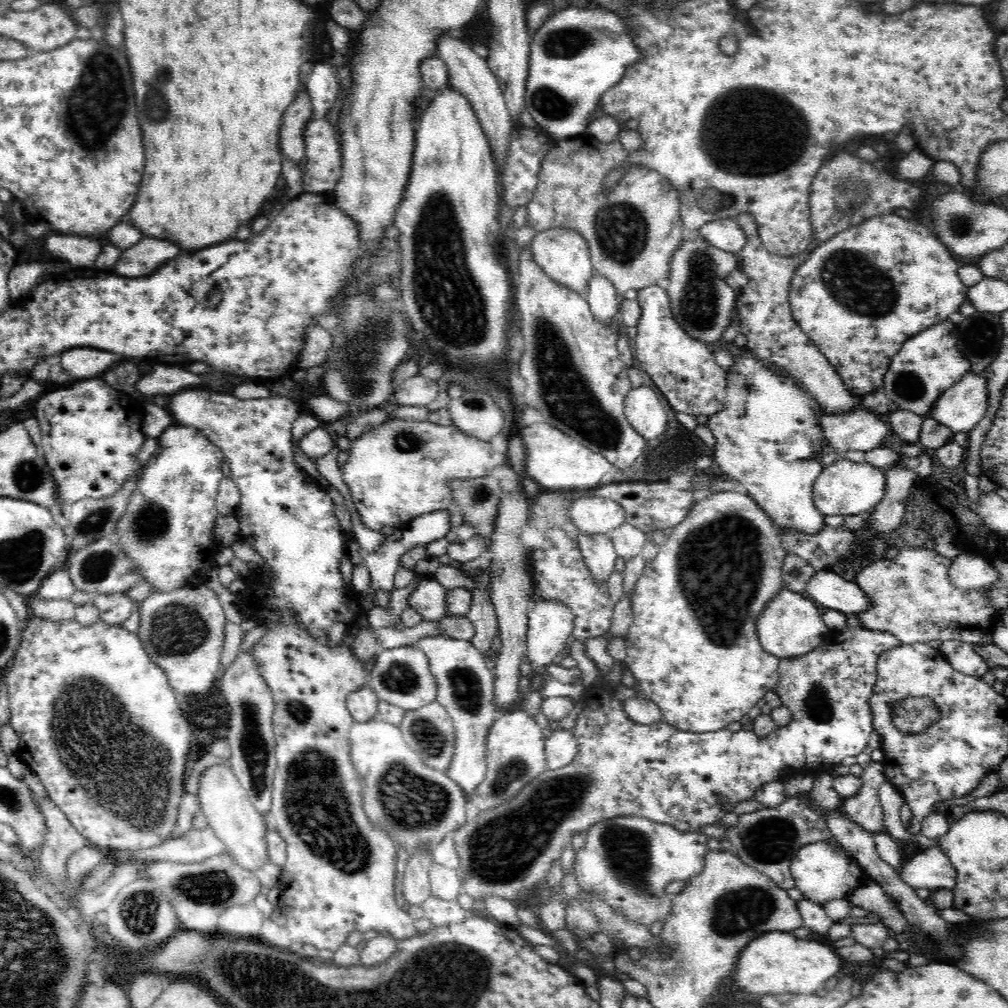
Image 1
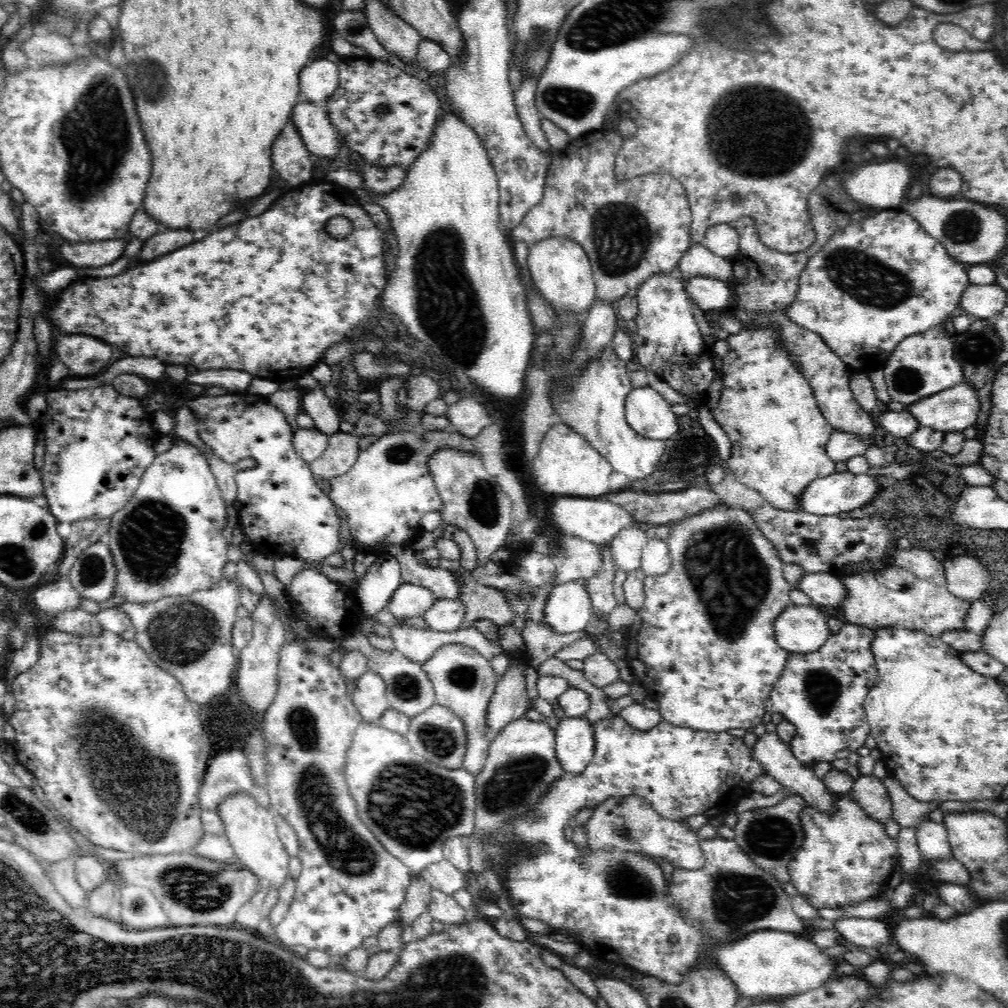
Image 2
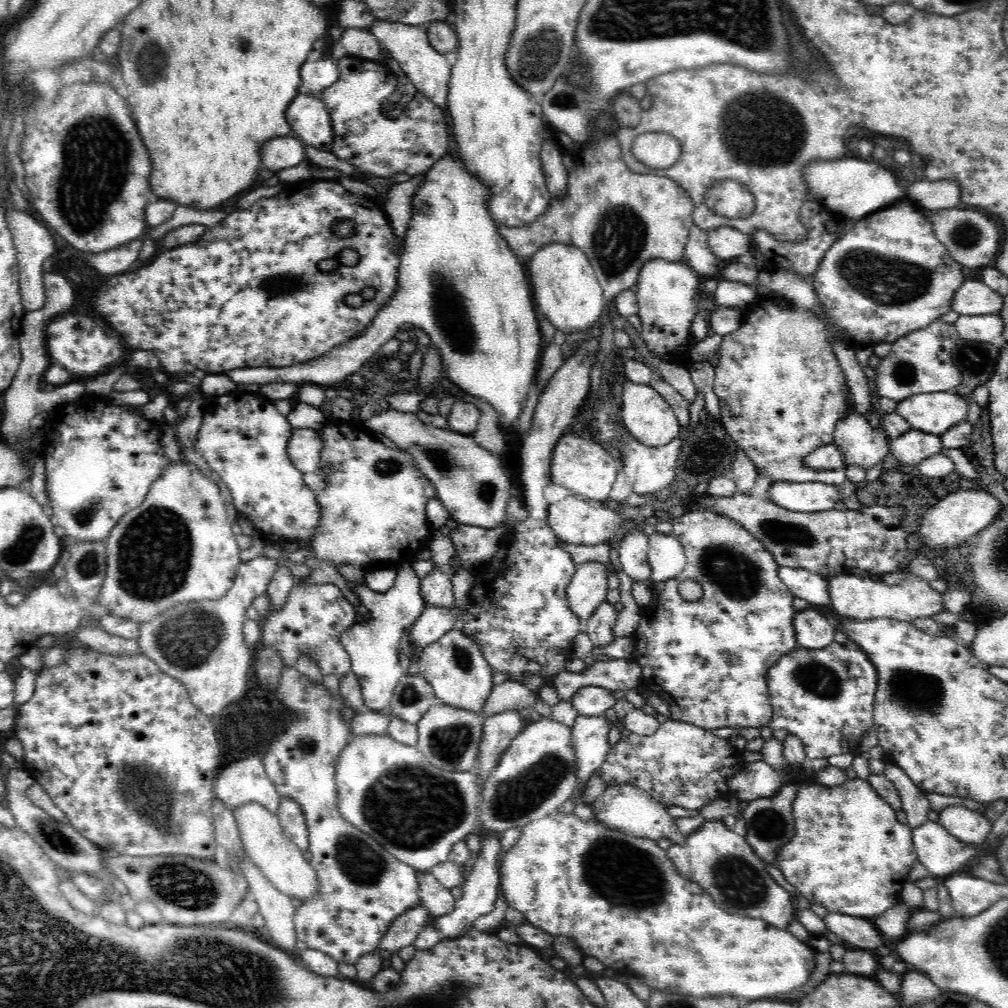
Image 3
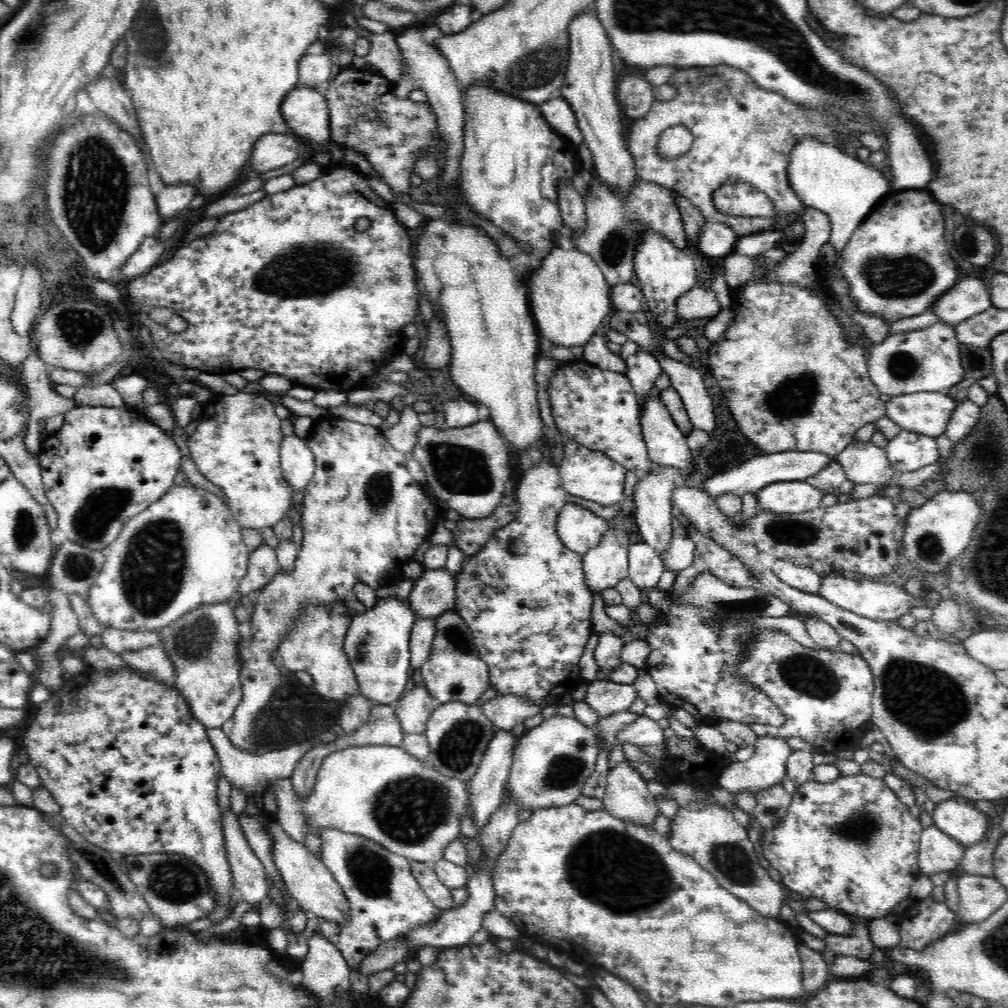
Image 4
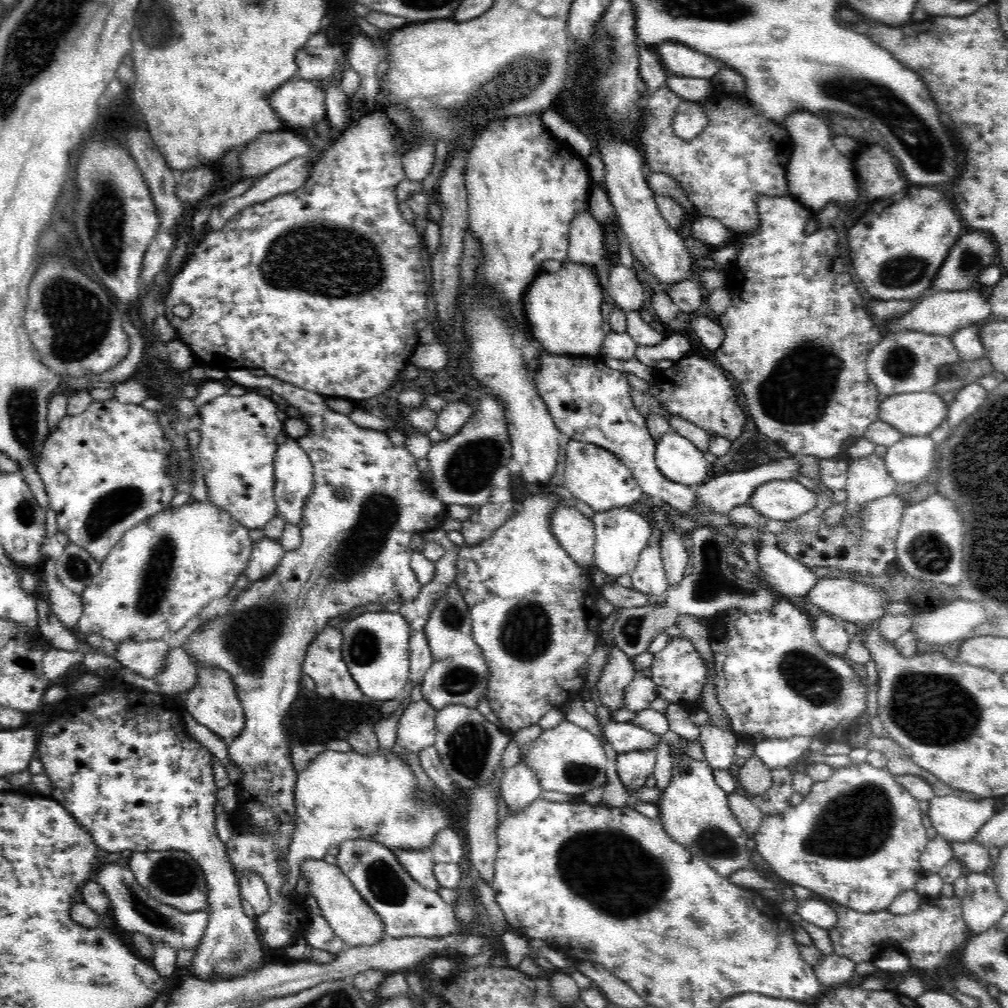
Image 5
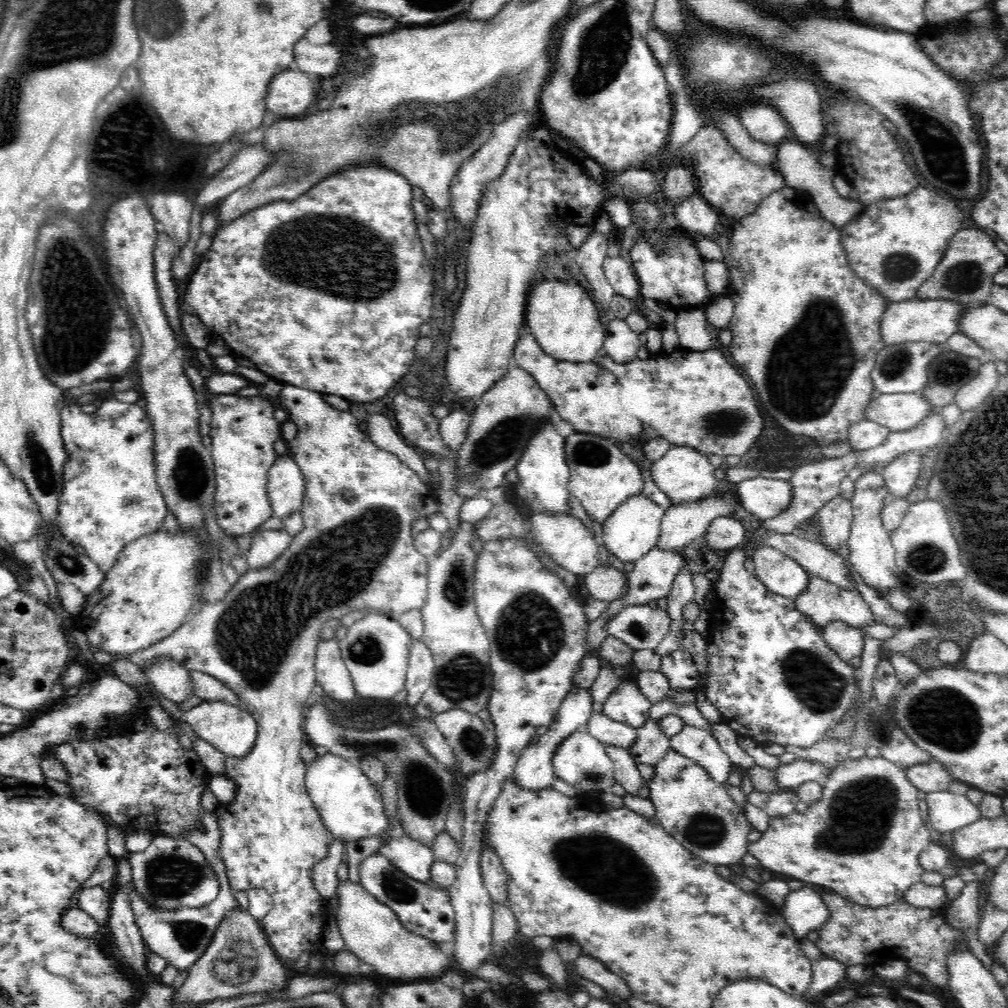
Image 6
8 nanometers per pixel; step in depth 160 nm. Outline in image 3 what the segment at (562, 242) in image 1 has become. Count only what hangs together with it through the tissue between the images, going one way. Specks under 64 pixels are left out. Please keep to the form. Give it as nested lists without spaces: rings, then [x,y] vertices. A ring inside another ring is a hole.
[[[551,243],[525,261],[531,278],[536,311],[550,321],[556,330],[574,334],[599,325],[605,308],[604,289],[598,282],[587,254],[573,245]]]

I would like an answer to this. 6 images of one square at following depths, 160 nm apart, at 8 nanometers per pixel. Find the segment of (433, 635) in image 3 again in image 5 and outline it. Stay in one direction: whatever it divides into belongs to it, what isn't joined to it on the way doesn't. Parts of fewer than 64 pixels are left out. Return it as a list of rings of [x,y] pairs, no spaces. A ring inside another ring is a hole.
[[[425,631],[412,632],[409,638],[410,670],[409,680],[414,685],[422,685],[426,672],[432,667],[432,651]]]

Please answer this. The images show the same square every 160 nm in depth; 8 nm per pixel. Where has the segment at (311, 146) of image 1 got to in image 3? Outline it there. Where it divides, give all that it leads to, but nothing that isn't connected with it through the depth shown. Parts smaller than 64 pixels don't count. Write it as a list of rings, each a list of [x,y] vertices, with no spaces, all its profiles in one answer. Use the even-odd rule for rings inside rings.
[[[298,93],[286,109],[292,133],[304,144],[329,151],[333,145],[331,116],[319,97]]]

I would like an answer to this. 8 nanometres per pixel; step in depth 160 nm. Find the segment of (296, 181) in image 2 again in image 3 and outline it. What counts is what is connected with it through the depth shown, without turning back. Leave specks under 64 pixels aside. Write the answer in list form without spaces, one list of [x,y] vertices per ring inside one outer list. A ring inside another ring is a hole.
[[[294,135],[272,138],[270,146],[262,146],[262,164],[274,172],[296,167],[306,156],[305,145]]]

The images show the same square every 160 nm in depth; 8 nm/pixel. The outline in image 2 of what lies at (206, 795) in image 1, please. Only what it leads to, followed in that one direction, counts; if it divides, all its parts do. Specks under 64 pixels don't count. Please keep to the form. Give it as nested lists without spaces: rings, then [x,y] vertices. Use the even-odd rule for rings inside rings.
[[[244,792],[224,798],[218,806],[218,813],[226,827],[226,837],[236,853],[239,866],[251,870],[258,878],[266,878],[272,888],[280,888],[290,877],[288,862],[290,855],[278,837],[274,814],[260,806],[252,795]]]

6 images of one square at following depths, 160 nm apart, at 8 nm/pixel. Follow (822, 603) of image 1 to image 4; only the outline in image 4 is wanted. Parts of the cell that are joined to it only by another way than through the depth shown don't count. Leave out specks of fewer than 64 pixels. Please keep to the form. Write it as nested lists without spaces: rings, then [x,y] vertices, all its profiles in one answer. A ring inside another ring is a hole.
[[[776,559],[771,569],[782,582],[804,592],[819,594],[823,576],[814,572],[811,568],[798,566],[790,561]]]

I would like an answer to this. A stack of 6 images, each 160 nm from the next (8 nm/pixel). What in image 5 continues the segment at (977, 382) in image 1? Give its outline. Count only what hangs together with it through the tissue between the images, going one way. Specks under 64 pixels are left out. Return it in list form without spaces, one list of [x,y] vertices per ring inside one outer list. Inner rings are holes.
[[[932,391],[921,393],[895,394],[887,397],[879,404],[878,416],[880,420],[897,428],[905,436],[929,435],[947,418],[949,405]]]

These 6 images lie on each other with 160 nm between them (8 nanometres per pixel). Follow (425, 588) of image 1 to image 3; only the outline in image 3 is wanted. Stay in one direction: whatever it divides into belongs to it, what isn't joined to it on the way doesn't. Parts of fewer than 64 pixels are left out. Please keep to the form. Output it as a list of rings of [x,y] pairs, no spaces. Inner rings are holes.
[[[410,561],[396,565],[397,579],[394,586],[386,592],[374,592],[366,584],[349,583],[361,604],[368,608],[370,618],[363,623],[355,622],[340,634],[340,643],[348,651],[351,670],[361,685],[364,705],[375,712],[389,711],[392,696],[403,678],[400,665],[400,640],[408,626],[413,625],[427,607],[421,595],[421,579],[412,569]]]

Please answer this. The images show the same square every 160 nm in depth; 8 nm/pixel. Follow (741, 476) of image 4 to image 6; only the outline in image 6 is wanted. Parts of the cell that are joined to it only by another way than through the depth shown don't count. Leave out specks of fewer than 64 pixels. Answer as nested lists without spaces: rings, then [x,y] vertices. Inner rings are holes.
[[[730,491],[716,496],[708,496],[704,500],[698,502],[686,502],[686,504],[675,504],[667,508],[665,515],[661,521],[661,533],[657,542],[659,549],[681,552],[687,545],[699,545],[701,539],[706,534],[706,528],[711,522],[719,516],[729,516],[734,512],[734,507],[738,504],[737,494]]]

